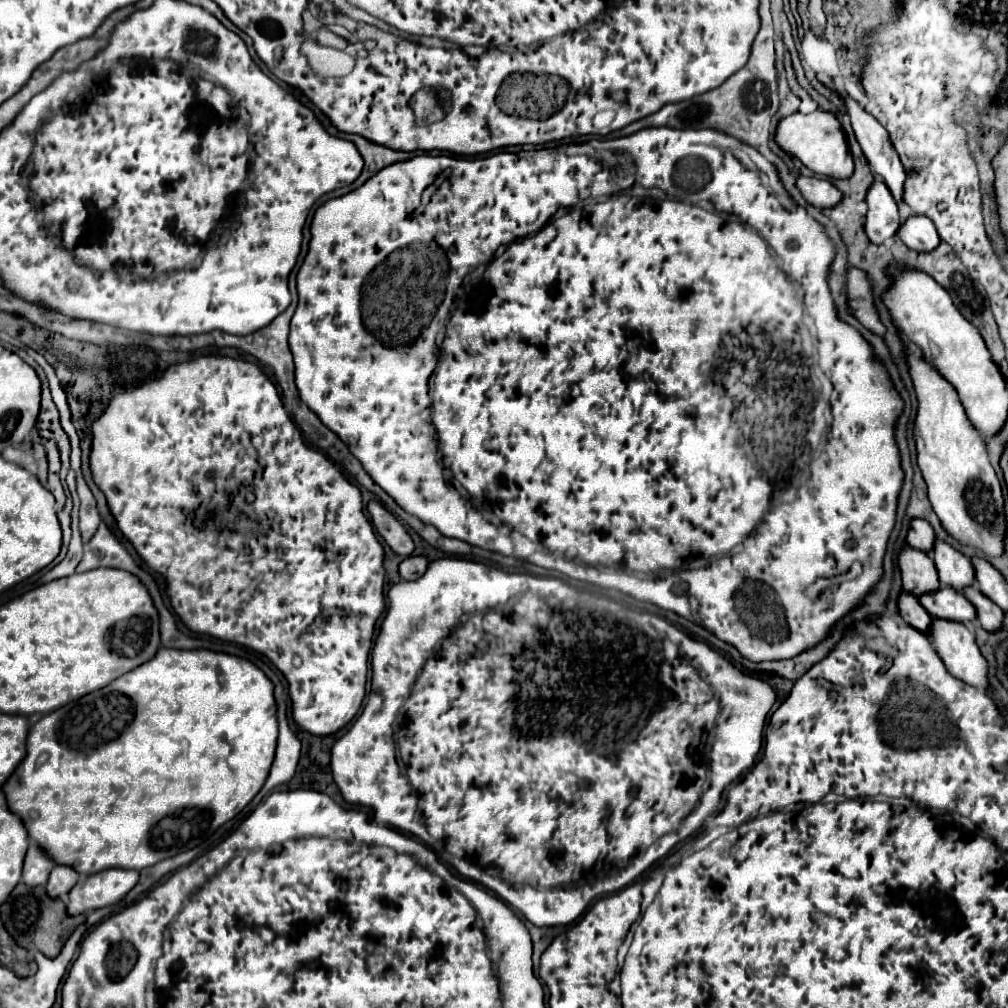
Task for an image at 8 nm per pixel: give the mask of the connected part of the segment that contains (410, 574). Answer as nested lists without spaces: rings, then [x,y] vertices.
[[[409,556],[399,566],[401,580],[417,580],[419,576],[425,574],[425,570],[427,570],[427,560],[421,556]]]

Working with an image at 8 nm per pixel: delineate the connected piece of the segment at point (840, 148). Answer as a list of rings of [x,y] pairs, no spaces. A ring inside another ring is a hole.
[[[815,110],[811,114],[795,112],[779,122],[775,140],[787,154],[801,158],[801,162],[815,174],[829,178],[849,178],[853,174],[855,168],[853,156],[849,152],[845,132],[841,130],[841,122],[833,112],[825,112],[825,110]]]

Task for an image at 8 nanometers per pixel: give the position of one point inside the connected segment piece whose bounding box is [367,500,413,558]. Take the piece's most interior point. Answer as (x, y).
(387, 527)

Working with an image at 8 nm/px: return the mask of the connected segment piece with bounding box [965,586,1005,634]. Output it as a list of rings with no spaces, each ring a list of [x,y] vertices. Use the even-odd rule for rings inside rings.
[[[975,586],[967,588],[967,590],[965,590],[965,596],[967,596],[967,598],[971,600],[971,604],[977,608],[977,620],[979,620],[979,624],[981,624],[987,632],[995,634],[995,632],[999,632],[999,630],[1003,628],[1005,616],[1003,616],[1003,612],[1001,612],[1001,608],[997,608],[989,598],[985,598]]]

